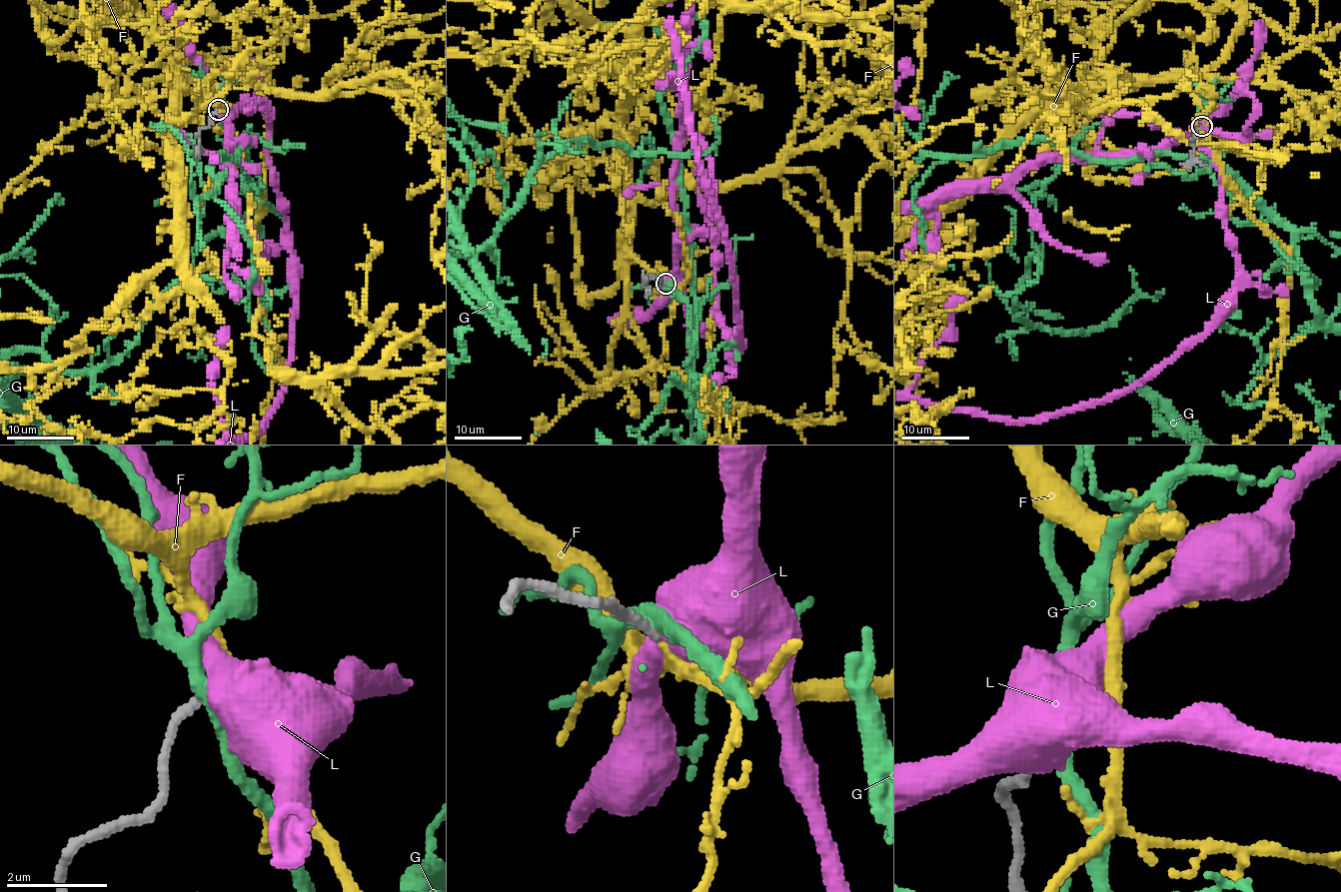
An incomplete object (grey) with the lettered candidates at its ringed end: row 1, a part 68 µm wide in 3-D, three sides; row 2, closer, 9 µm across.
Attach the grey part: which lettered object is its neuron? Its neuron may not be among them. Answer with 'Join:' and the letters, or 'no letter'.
Join: F

